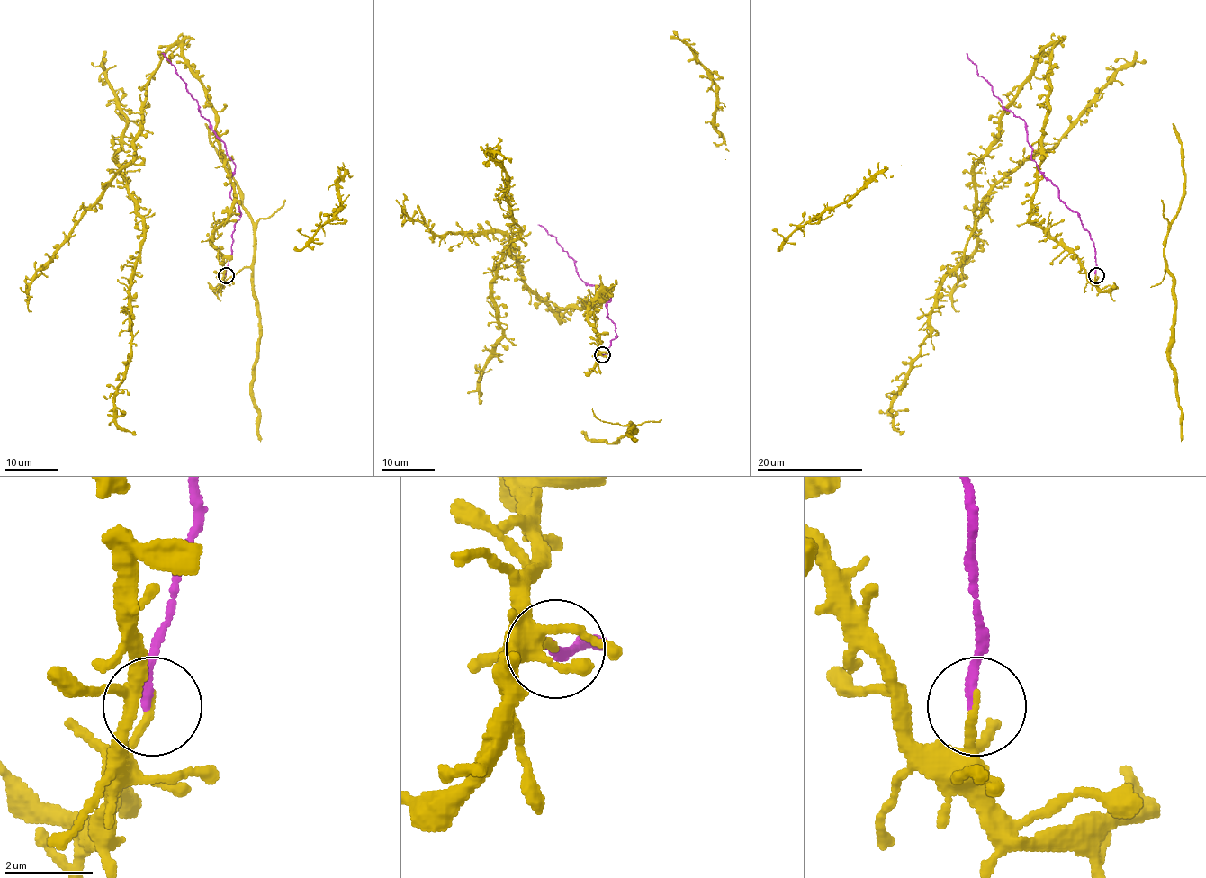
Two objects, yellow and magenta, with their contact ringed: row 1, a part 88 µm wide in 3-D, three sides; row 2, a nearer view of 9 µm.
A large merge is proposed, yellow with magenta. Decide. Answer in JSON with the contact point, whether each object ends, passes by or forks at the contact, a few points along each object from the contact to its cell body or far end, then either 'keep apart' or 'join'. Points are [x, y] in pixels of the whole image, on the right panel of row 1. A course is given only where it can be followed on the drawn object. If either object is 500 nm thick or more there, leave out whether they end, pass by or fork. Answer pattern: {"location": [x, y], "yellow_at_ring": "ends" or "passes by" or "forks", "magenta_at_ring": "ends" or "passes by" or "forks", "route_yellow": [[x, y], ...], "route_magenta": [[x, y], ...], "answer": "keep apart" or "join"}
{"location": [1096, 275], "yellow_at_ring": "ends", "magenta_at_ring": "ends", "route_yellow": [[1095, 274], [1030, 219], [1048, 90], [1039, 57], [984, 156], [990, 195], [892, 404], [901, 435]], "route_magenta": [[1095, 274], [1095, 248], [1079, 216], [1066, 205], [1059, 191], [1031, 159], [1025, 121], [1003, 107], [967, 52]], "answer": "keep apart"}

